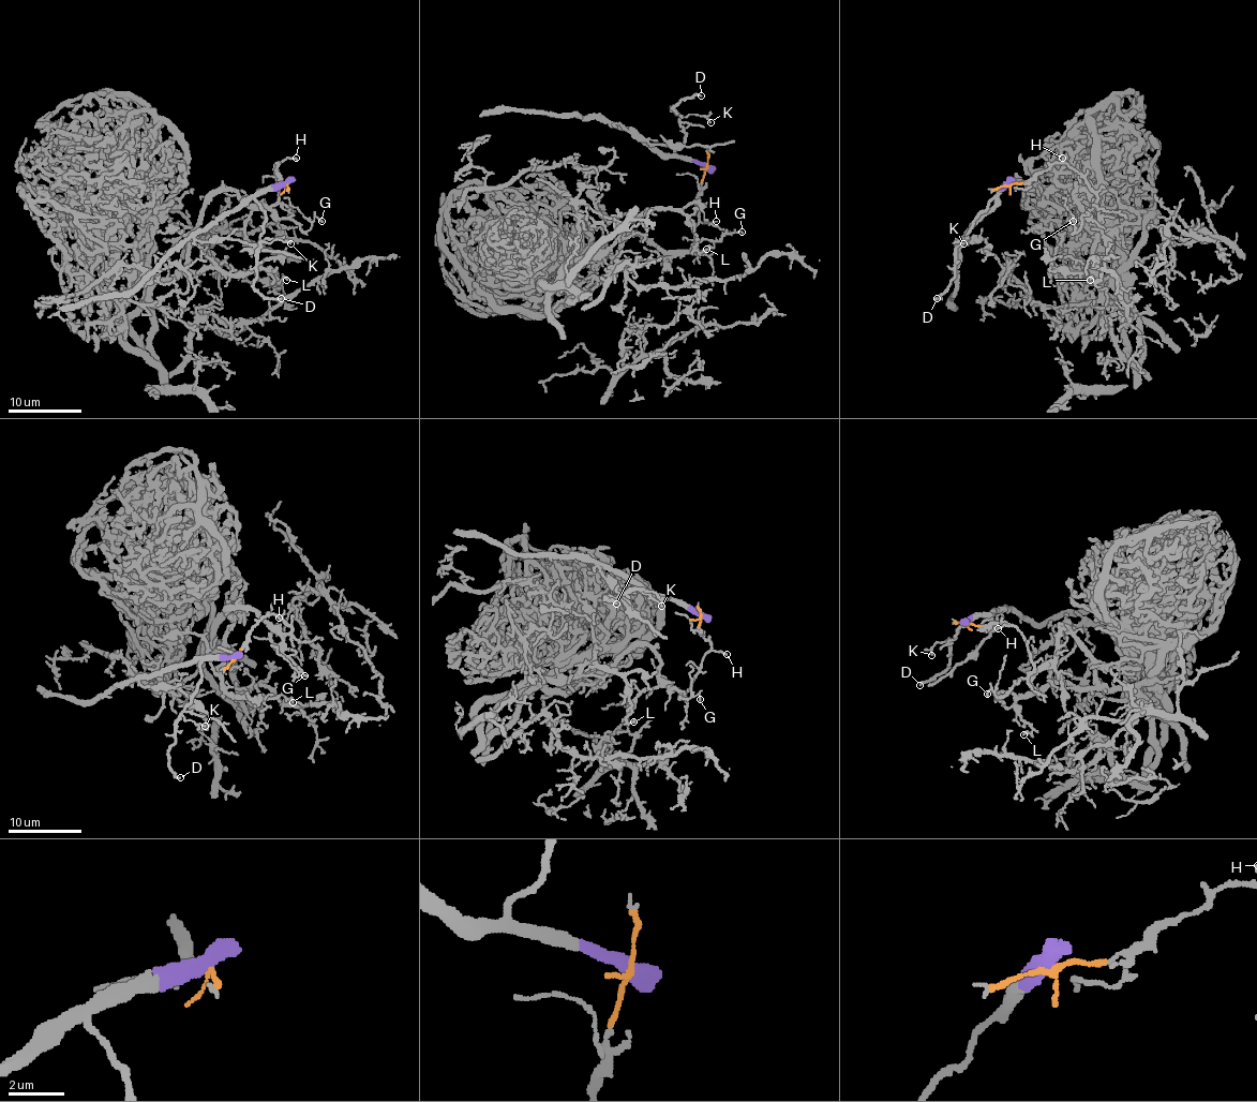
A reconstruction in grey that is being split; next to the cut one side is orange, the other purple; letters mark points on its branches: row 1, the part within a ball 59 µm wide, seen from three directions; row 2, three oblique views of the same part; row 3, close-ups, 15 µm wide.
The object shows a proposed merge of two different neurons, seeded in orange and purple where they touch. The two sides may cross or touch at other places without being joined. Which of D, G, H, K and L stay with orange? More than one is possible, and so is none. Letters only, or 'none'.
G, H, L

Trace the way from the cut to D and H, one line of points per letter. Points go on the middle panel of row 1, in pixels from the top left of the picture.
D: (707, 166), (682, 160), (676, 153), (685, 142), (685, 134), (674, 106), (685, 98), (702, 95)
H: (707, 166), (696, 209), (703, 223), (716, 222)

